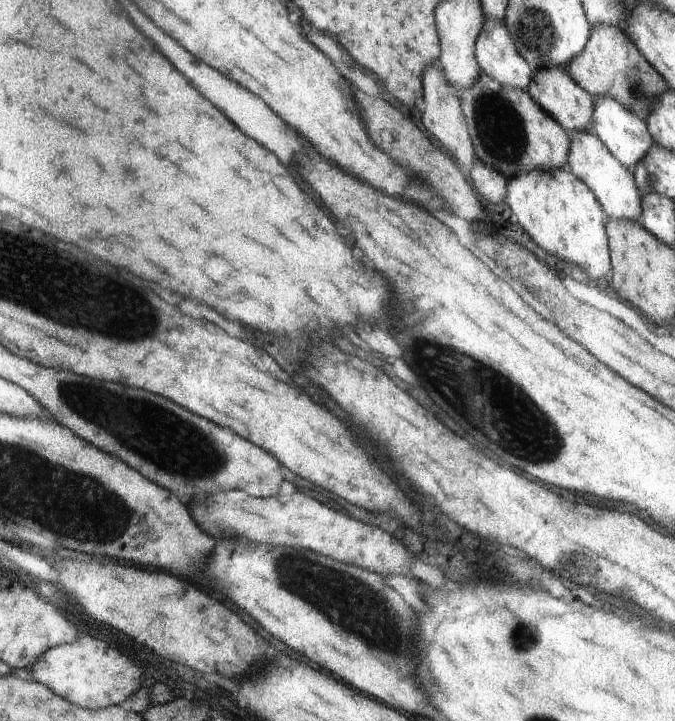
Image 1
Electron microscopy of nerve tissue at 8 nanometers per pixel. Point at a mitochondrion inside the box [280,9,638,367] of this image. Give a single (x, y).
(501, 132)

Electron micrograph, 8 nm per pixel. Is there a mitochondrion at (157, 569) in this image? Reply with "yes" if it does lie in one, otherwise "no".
no

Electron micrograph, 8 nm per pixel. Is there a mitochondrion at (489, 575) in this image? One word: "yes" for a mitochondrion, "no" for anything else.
no

